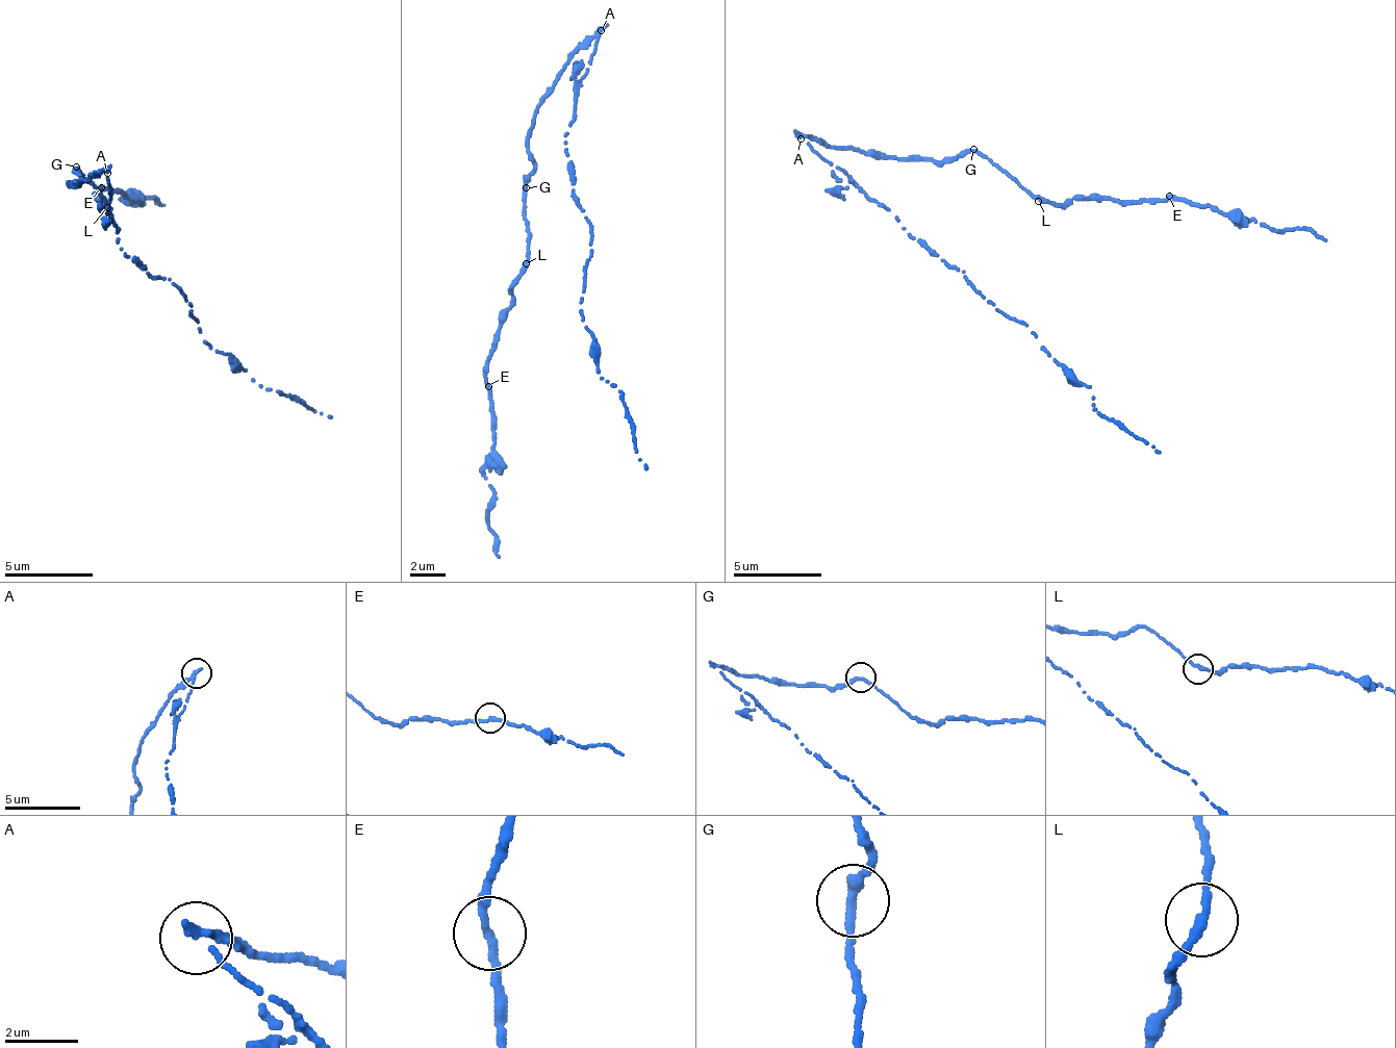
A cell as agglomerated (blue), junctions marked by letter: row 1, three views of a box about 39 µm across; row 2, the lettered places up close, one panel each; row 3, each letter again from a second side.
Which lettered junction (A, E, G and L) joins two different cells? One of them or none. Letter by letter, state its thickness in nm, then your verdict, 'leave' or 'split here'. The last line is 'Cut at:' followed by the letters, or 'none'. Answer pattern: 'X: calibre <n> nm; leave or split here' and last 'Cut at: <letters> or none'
A: calibre 240 nm; split here
E: calibre 240 nm; leave
G: calibre 260 nm; leave
L: calibre 240 nm; leave
Cut at: A

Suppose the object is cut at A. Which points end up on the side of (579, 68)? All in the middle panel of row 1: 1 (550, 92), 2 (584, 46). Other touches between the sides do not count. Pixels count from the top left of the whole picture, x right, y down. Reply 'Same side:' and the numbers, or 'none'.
Same side: none

